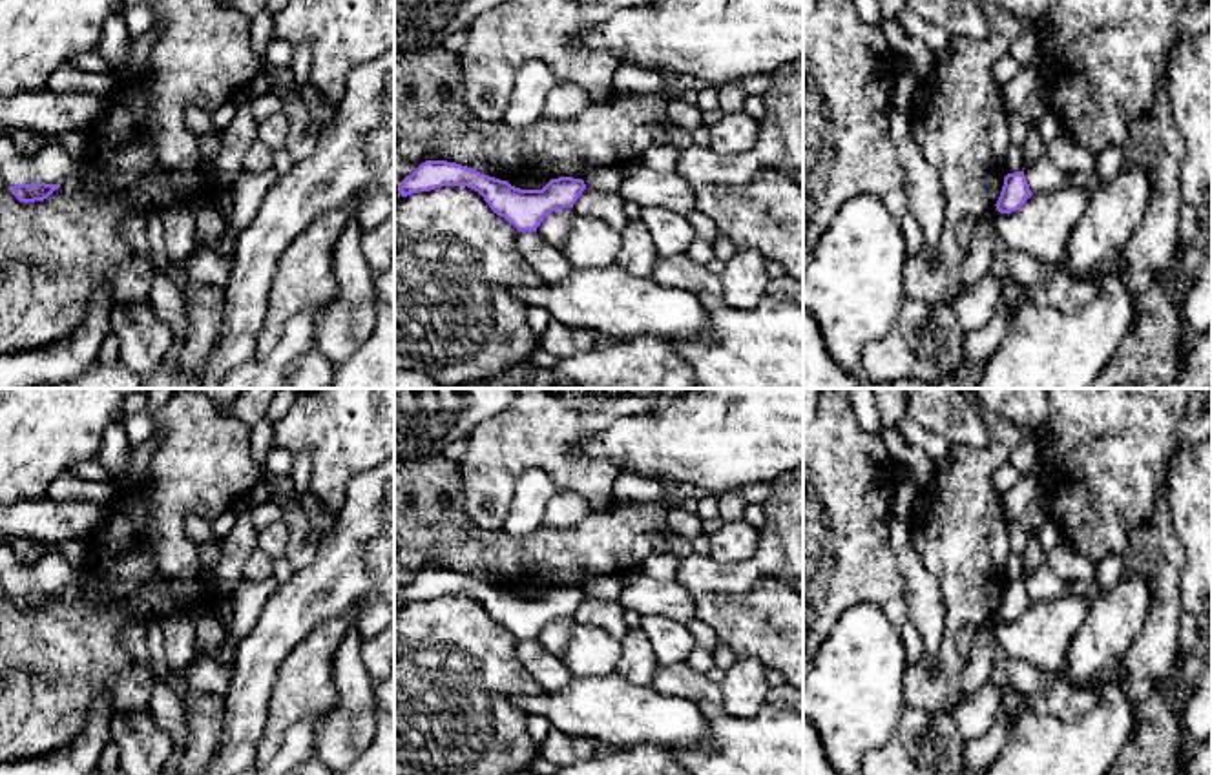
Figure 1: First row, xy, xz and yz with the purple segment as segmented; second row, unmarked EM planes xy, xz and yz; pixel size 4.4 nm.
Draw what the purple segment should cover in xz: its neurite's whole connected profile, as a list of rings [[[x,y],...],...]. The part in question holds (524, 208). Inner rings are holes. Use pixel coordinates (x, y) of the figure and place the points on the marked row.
[[[425,160],[400,182],[398,191],[407,197],[442,186],[467,186],[478,191],[489,208],[518,232],[537,232],[546,215],[573,208],[586,190],[584,181],[573,177],[551,179],[542,190],[520,190],[456,162]]]

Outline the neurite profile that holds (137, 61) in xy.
[[[152,26],[152,29],[144,35],[131,38],[126,60],[113,66],[111,73],[115,77],[133,78],[144,75],[146,67],[150,66],[150,51],[157,35],[159,27]]]

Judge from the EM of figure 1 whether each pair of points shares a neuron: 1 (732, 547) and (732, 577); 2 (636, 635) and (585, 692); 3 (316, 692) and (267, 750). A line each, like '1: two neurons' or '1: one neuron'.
1: two neurons
2: two neurons
3: one neuron

